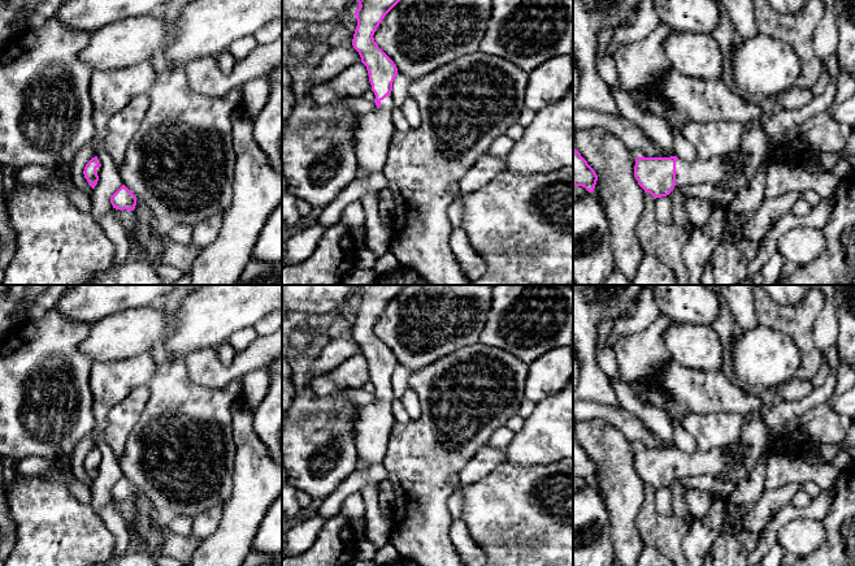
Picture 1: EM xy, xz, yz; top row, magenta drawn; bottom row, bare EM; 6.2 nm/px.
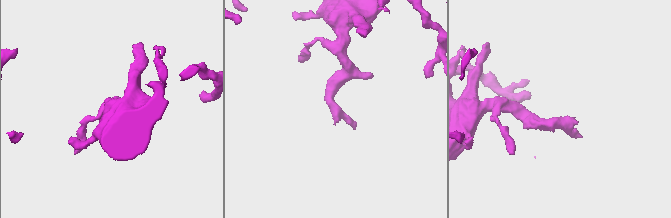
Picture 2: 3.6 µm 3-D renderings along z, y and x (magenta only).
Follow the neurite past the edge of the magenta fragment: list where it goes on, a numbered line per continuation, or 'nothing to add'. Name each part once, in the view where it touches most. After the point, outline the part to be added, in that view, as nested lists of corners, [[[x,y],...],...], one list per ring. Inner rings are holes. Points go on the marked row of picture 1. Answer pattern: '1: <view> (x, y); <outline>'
1: yz (712, 171); [[[730,155],[715,156],[709,160],[696,159],[693,164],[676,160],[676,186],[698,183],[720,183],[725,176],[741,169],[741,164]]]

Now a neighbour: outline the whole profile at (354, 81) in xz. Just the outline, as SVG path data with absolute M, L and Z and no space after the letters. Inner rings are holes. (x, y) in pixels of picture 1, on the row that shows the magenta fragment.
M359 61L333 79L312 86L309 95L314 105L322 105L346 96L363 96L368 90L372 90L369 74L366 66Z

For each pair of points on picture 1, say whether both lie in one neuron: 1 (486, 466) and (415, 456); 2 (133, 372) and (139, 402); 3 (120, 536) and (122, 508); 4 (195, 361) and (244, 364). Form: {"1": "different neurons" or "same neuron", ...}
{"1": "different neurons", "2": "different neurons", "3": "different neurons", "4": "same neuron"}

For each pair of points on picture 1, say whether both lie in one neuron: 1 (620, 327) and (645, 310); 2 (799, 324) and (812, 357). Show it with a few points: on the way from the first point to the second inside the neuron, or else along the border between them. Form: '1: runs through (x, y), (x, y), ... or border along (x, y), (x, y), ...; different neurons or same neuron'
1: runs through (626, 325), (638, 316); same neuron
2: runs through (802, 332), (808, 349); same neuron

